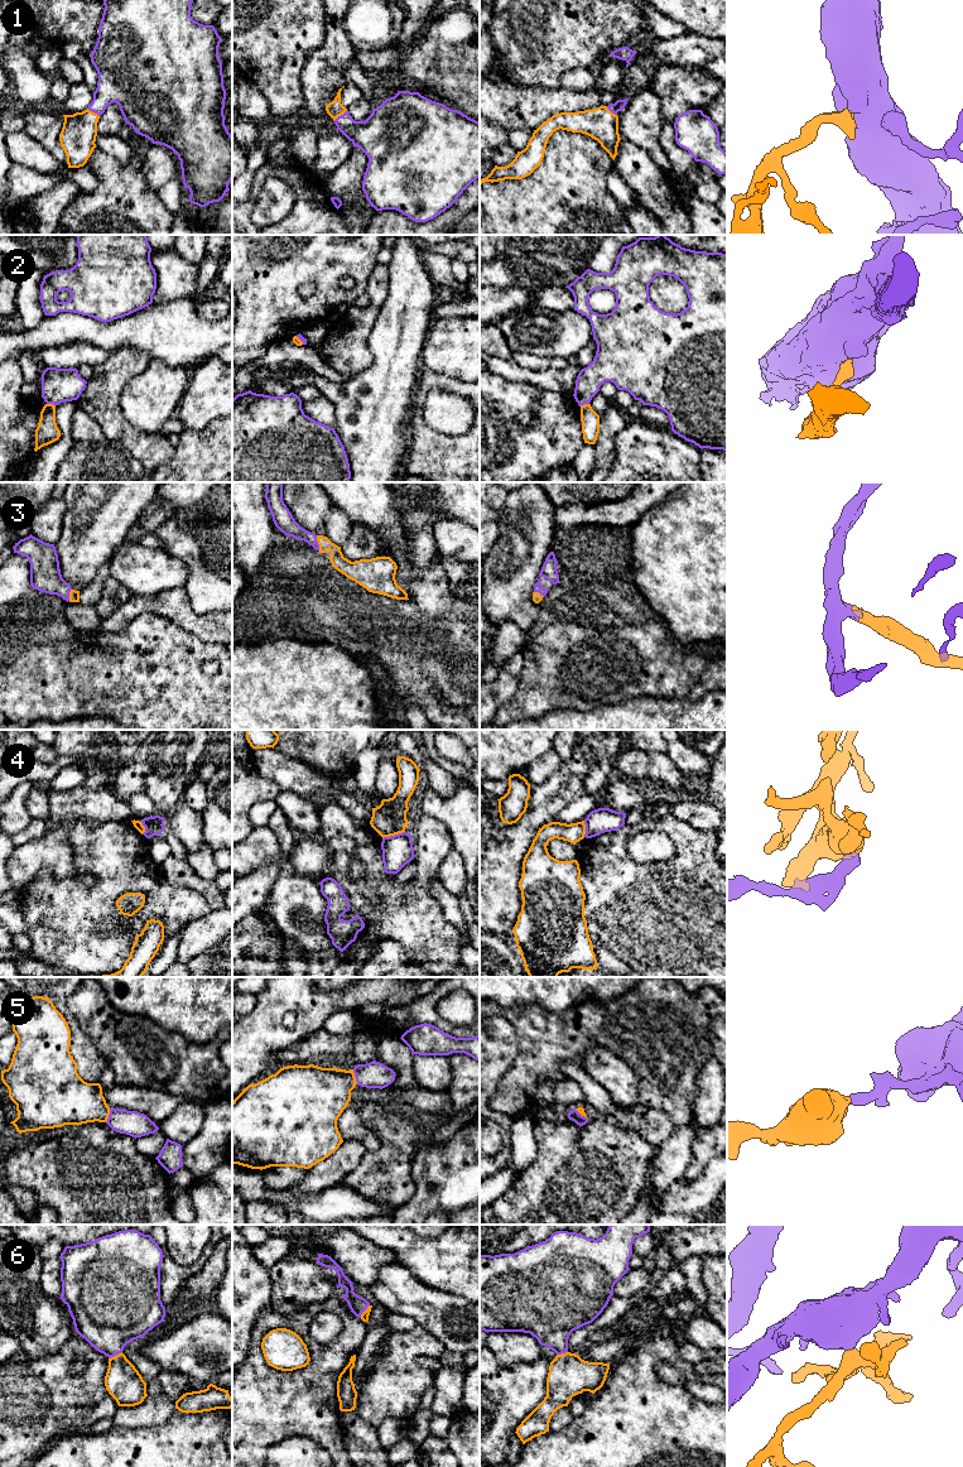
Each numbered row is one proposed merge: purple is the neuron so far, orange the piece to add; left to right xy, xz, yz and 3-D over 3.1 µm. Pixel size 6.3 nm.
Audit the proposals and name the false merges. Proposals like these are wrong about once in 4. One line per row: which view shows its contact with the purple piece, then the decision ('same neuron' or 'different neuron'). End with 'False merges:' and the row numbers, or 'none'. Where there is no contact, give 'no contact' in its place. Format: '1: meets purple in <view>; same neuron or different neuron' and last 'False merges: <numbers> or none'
1: meets purple in xz; same neuron
2: meets purple in yz; different neuron
3: meets purple in xz; same neuron
4: meets purple in xz; different neuron
5: meets purple in xz; same neuron
6: meets purple in xy; same neuron
False merges: 2, 4

